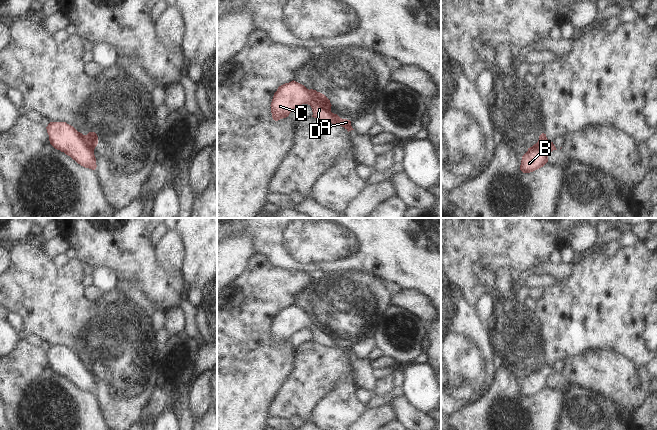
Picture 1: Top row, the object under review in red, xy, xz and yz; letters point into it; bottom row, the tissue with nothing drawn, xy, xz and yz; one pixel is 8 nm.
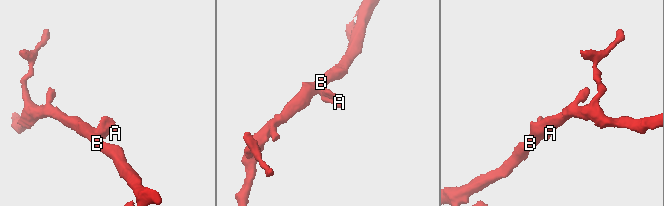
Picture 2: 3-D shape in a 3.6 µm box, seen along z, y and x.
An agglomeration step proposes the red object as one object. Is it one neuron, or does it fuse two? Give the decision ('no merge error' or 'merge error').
merge error

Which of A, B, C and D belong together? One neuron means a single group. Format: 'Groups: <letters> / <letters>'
Groups: A D / B C.

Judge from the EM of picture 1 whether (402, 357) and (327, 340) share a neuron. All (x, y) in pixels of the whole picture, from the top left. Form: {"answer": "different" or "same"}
{"answer": "different"}

